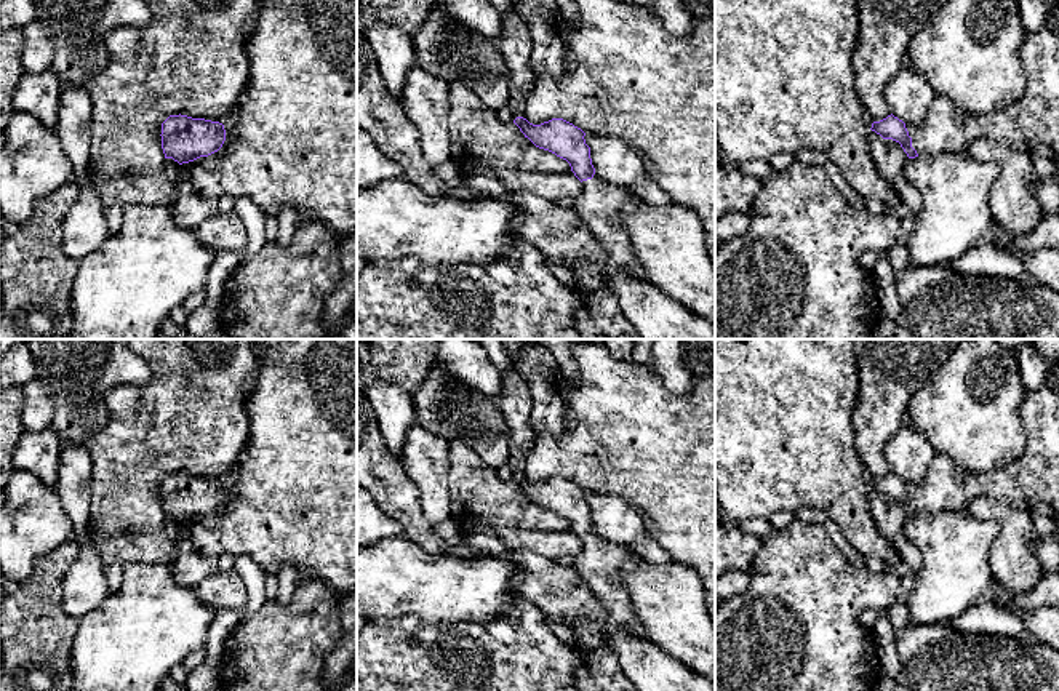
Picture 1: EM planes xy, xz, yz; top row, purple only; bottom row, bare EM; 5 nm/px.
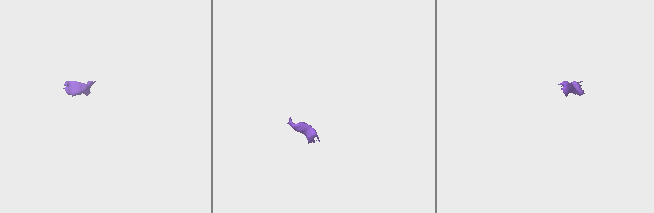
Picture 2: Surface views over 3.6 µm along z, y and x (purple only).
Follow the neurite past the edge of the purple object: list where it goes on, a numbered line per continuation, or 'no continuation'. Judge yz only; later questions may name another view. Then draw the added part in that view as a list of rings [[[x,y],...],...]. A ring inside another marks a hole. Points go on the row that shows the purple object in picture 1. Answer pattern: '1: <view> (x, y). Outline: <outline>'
1: yz (1031, 125). Outline: [[[1045,27],[1021,48],[1027,91],[1003,110],[971,115],[936,94],[918,125],[905,123],[918,155],[965,154],[977,139],[1059,160],[1059,35]]]

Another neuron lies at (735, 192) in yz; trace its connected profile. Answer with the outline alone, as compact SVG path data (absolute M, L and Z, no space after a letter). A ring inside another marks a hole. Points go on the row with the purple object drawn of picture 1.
M715 160L715 219L728 213L749 213L761 181Z

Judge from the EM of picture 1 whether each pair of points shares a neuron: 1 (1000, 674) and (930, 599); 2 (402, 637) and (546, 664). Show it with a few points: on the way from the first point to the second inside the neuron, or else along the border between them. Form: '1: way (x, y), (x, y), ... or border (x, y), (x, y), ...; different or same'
1: border (909, 621), (920, 624), (946, 623); different
2: way (437, 664), (511, 664); same

